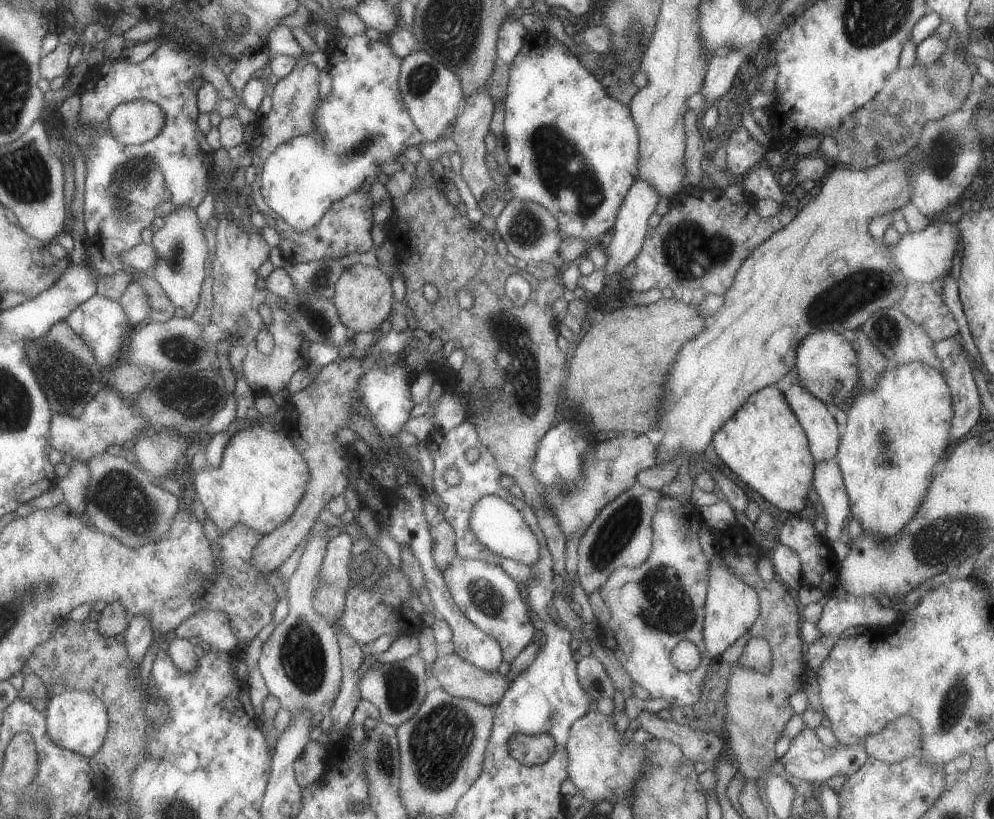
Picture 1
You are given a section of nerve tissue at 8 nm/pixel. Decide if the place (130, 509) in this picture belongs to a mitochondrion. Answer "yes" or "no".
yes

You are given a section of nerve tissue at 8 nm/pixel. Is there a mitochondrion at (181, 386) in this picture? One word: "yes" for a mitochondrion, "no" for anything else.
yes

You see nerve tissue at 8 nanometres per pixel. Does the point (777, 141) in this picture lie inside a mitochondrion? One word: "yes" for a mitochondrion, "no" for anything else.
no

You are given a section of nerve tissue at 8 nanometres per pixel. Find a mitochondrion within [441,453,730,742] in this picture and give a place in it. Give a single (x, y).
(667, 606)

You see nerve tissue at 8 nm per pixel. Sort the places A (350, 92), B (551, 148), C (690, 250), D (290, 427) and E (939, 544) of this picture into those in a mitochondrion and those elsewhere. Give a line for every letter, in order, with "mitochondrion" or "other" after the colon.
A: other
B: mitochondrion
C: mitochondrion
D: other
E: mitochondrion

